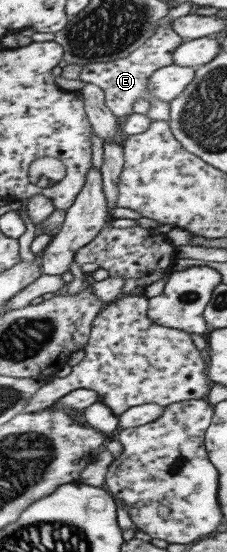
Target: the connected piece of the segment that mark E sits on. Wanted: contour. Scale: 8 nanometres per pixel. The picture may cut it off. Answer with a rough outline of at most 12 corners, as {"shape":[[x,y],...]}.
{"shape":[[163,24],[128,57],[91,63],[82,82],[105,90],[120,119],[154,101],[152,76],[187,41]]}

